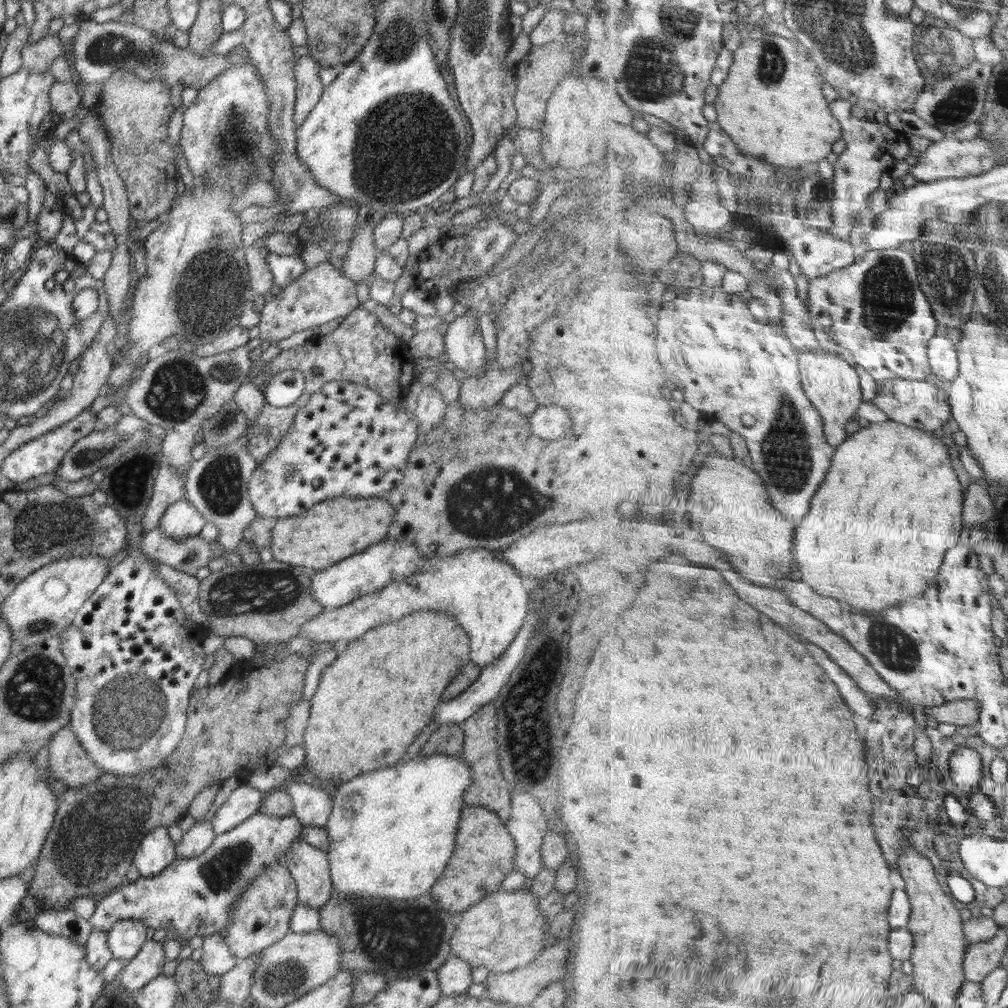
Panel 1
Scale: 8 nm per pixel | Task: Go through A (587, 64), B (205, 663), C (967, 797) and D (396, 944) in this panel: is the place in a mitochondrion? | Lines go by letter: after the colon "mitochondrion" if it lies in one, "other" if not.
A: other
B: other
C: other
D: mitochondrion

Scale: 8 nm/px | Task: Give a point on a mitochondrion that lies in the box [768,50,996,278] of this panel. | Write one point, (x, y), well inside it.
(963, 96)

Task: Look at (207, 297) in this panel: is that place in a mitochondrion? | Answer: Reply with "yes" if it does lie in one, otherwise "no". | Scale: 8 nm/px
yes

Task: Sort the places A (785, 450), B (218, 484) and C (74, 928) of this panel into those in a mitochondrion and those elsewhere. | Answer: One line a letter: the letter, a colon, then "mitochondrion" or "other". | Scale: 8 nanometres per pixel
A: mitochondrion
B: mitochondrion
C: other

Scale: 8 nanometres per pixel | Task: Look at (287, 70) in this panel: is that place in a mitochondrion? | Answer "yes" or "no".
no

